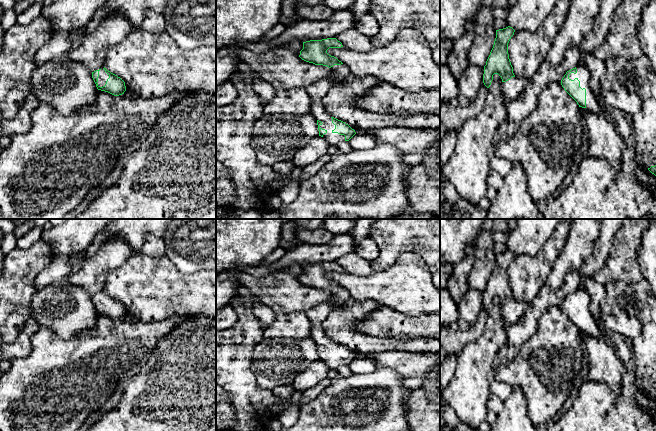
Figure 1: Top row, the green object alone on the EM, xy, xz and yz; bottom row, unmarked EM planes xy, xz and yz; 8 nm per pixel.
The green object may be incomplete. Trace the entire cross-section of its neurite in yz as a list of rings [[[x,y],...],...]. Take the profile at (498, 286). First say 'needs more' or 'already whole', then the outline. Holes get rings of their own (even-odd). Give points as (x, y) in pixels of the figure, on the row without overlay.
needs more; [[[508,250],[496,254],[493,272],[484,290],[483,307],[489,312],[493,299],[498,298],[503,306],[503,323],[507,327],[515,324],[528,308],[527,303],[518,302],[513,297],[508,278],[508,267],[515,254]]]

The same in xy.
needs more; [[[105,291],[92,296],[92,302],[98,314],[108,316],[114,320],[122,319],[126,315],[125,306]]]

